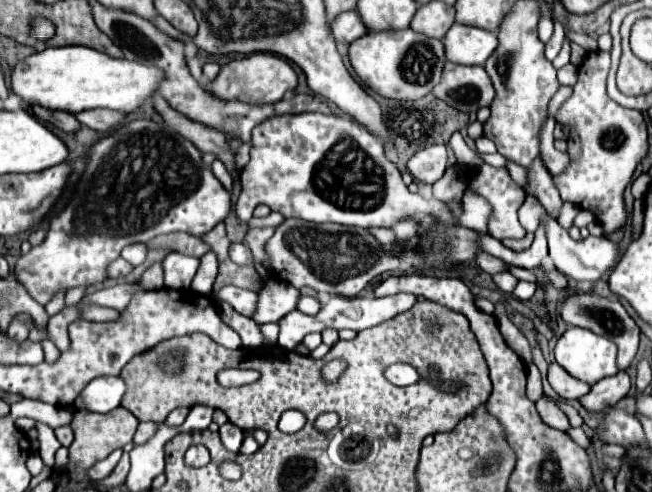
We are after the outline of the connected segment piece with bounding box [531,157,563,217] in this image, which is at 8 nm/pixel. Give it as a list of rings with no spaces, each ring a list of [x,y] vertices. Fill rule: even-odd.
[[[537,157],[537,161],[533,161],[533,165],[531,165],[531,193],[535,193],[535,197],[541,201],[541,205],[545,207],[545,211],[547,211],[549,215],[559,217],[561,207],[563,207],[563,201],[561,201],[561,197],[559,197],[559,191],[557,191],[555,185],[553,185],[551,173],[543,167],[543,163],[539,161],[539,157]]]

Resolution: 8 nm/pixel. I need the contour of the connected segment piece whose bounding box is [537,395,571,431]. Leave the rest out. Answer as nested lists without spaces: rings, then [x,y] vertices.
[[[541,395],[541,397],[537,399],[537,411],[539,411],[541,419],[543,419],[547,425],[551,425],[551,427],[555,427],[555,429],[561,429],[561,431],[569,431],[569,429],[571,429],[567,415],[565,415],[565,413],[555,405],[555,401],[551,401],[547,395]]]

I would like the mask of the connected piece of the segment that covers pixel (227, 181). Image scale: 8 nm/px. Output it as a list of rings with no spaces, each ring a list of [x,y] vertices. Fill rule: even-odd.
[[[217,159],[217,161],[213,161],[213,173],[215,173],[215,177],[223,183],[223,187],[225,189],[229,189],[231,191],[231,187],[233,187],[233,181],[231,181],[231,175],[227,173],[227,169],[225,169],[225,165]]]

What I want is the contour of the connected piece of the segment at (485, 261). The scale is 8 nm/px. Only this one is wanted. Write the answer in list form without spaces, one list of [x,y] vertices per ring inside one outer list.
[[[479,251],[479,253],[477,253],[475,261],[477,261],[477,265],[479,265],[485,273],[489,273],[489,275],[493,275],[493,273],[499,273],[499,271],[507,269],[507,265],[505,265],[503,261],[499,261],[499,259],[491,257],[489,253],[483,253],[483,251]]]

